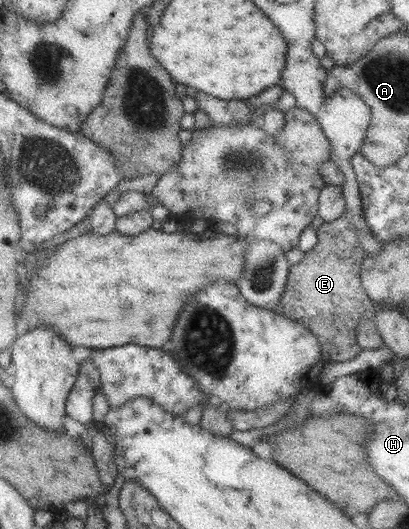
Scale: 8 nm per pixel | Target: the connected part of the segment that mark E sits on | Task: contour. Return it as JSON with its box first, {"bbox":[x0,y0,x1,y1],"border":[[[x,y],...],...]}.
{"bbox":[273,215,377,363],"border":[[[342,215],[330,222],[324,221],[317,228],[316,236],[318,240],[314,248],[303,253],[303,257],[295,265],[289,265],[285,289],[273,311],[303,324],[303,327],[316,337],[324,363],[342,362],[363,352],[355,337],[357,326],[359,320],[372,319],[377,306],[371,302],[362,288],[360,265],[364,253],[346,216]]]}

